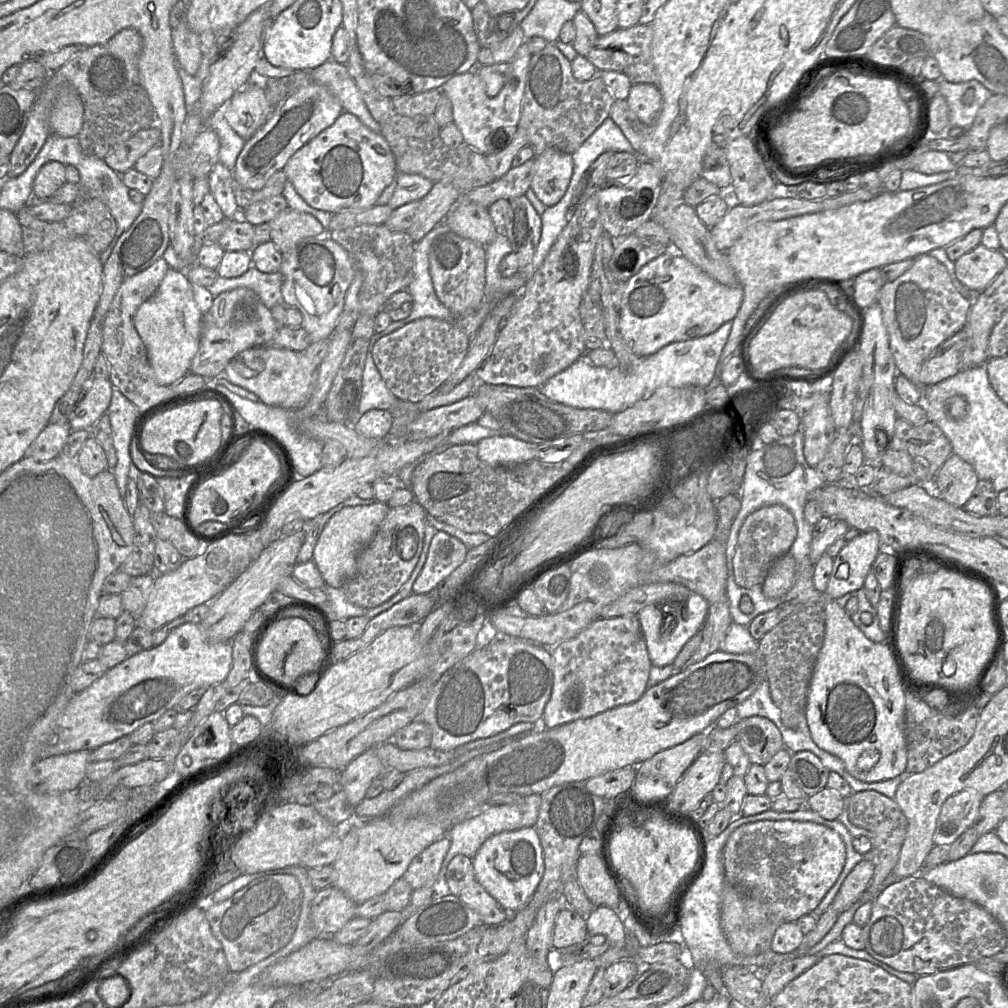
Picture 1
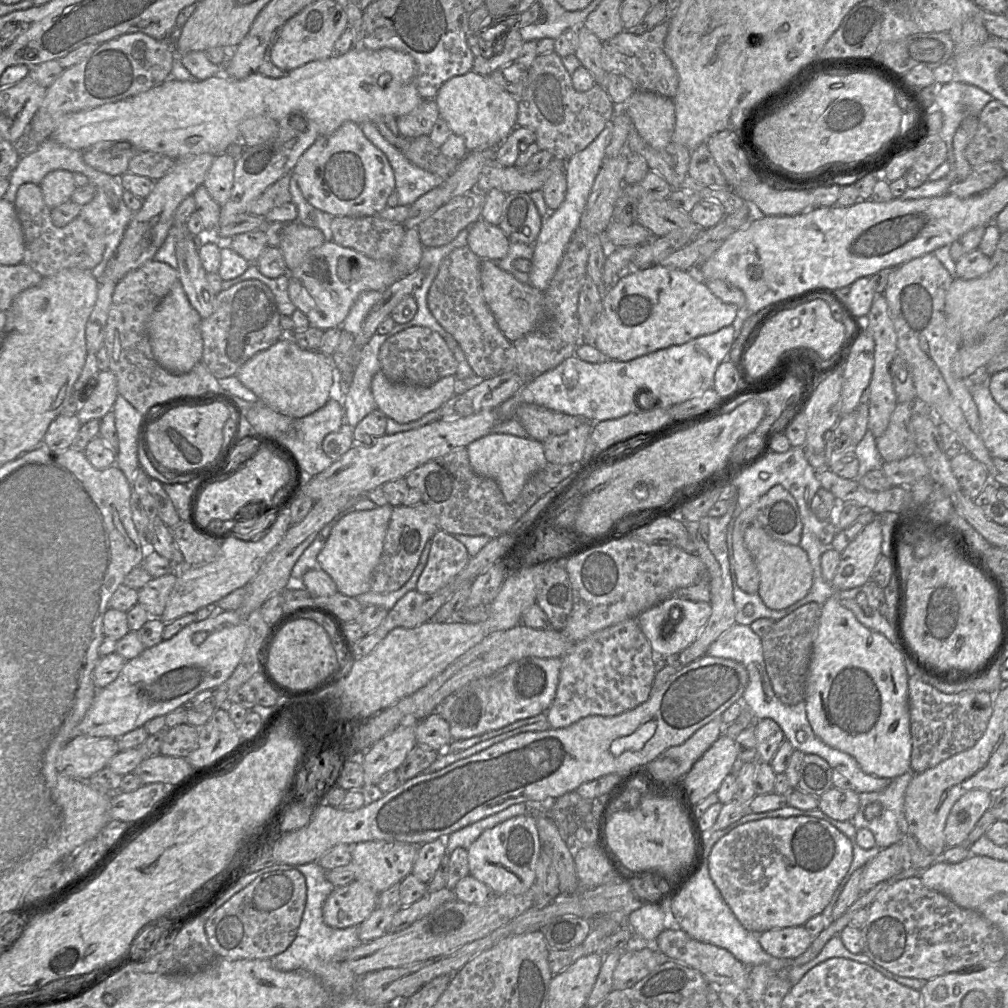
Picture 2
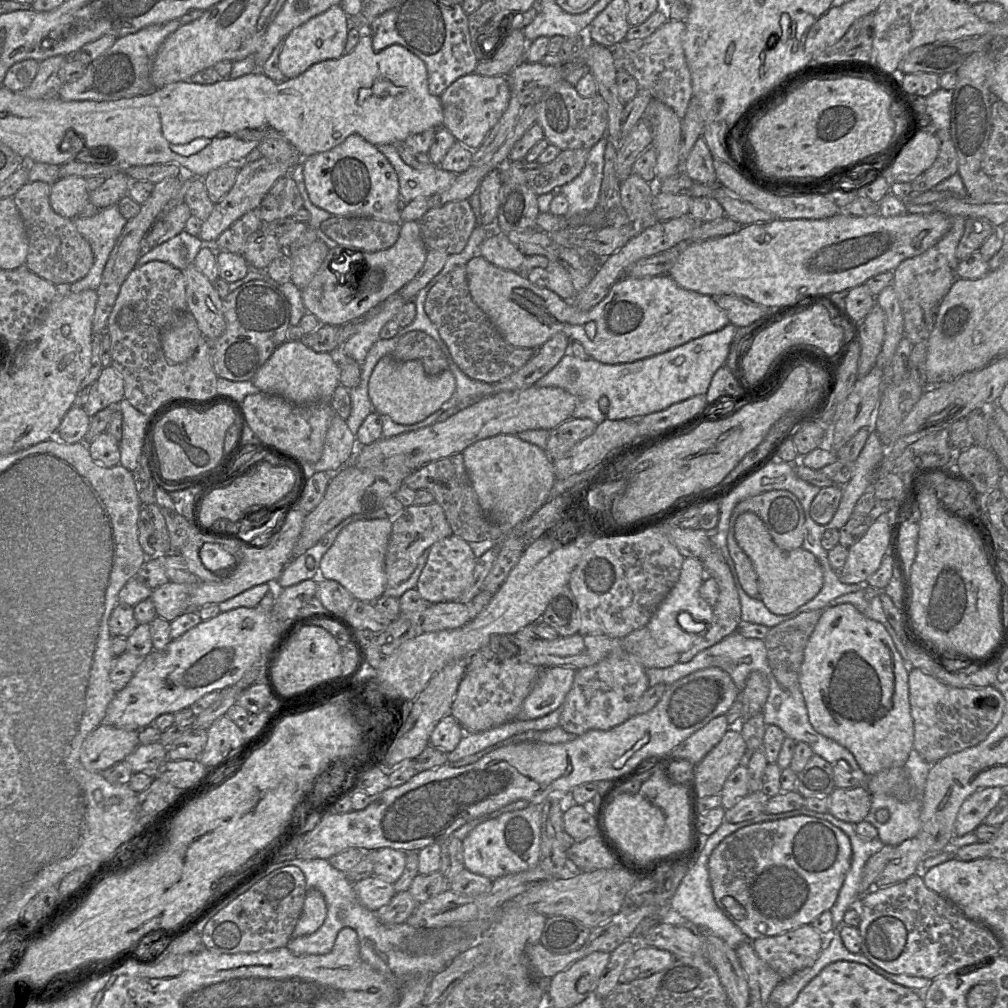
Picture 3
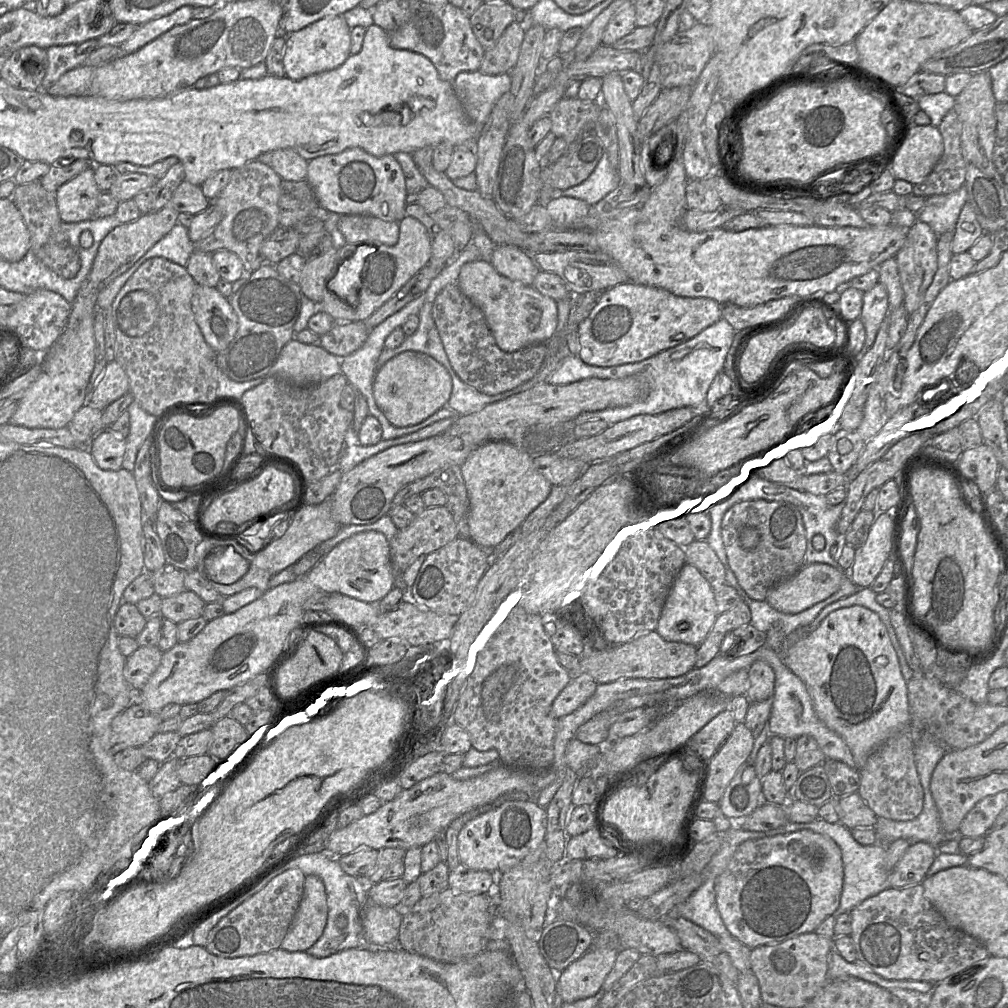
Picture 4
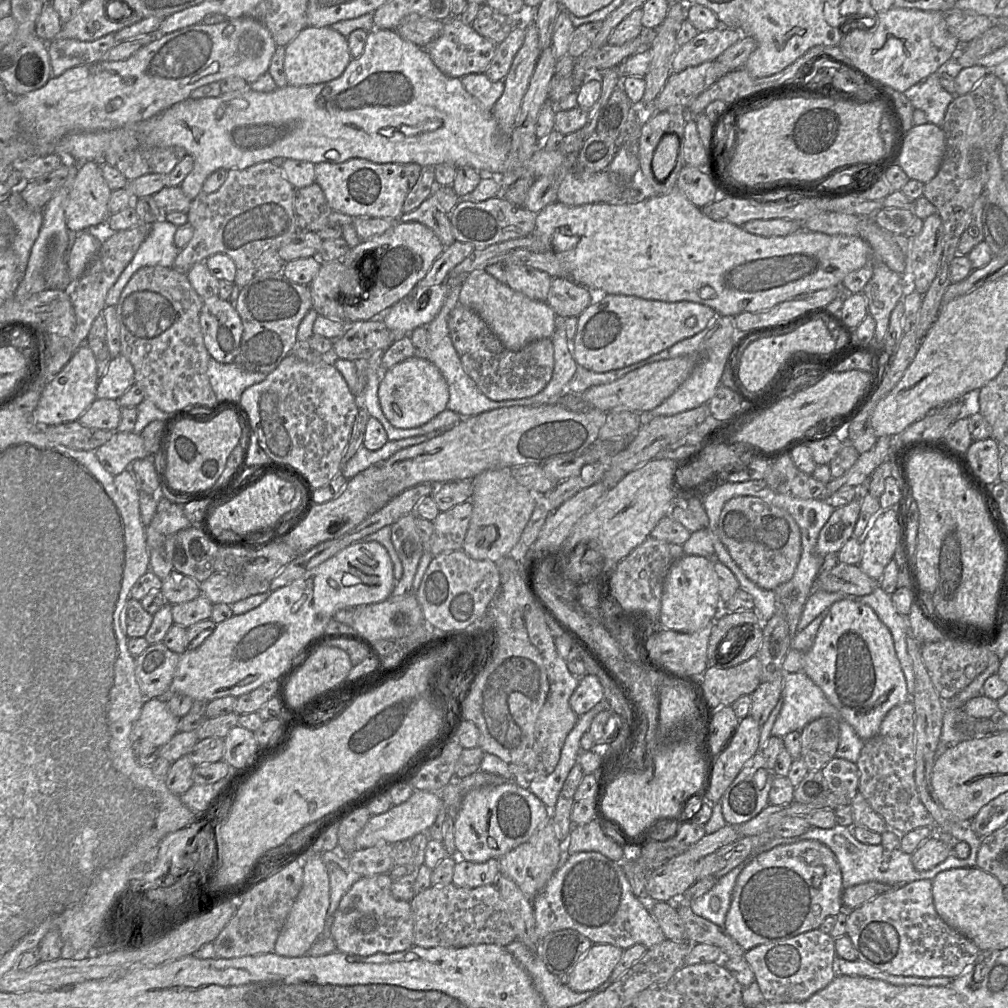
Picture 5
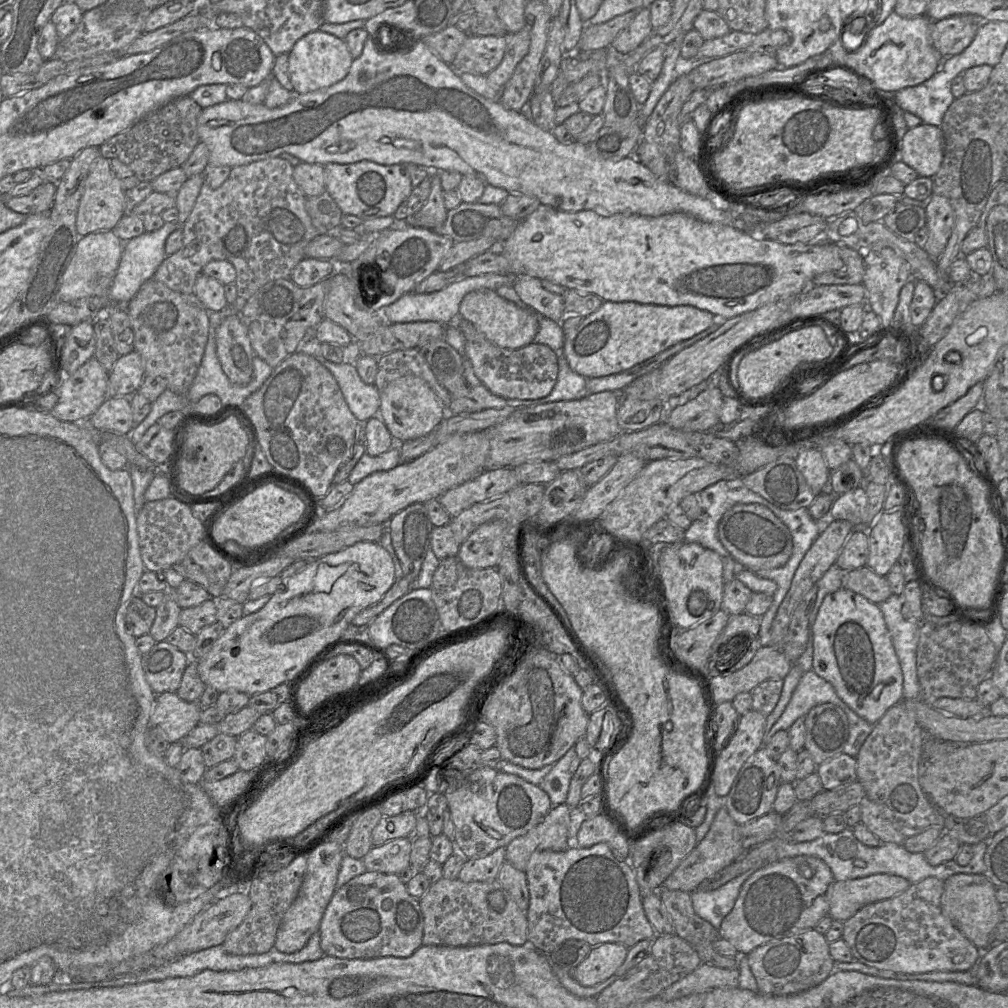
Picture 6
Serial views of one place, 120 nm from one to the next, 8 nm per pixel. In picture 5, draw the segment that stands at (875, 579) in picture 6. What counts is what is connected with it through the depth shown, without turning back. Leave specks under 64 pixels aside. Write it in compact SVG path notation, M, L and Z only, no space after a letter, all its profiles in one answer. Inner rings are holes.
M838 562L829 571L820 571L814 581L814 590L842 592L849 597L868 595L879 586L879 581L863 572L859 565Z

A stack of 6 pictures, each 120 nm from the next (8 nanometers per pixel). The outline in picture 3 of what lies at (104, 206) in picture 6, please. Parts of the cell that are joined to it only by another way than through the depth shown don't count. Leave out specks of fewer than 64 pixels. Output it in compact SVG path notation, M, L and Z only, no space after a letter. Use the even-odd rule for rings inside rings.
M85 177L59 178L50 188L50 204L60 216L75 219L89 200Z

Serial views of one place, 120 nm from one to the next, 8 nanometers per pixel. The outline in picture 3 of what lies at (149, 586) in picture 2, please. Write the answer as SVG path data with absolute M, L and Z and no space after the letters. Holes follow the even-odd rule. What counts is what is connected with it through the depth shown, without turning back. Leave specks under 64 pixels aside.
M169 581L168 583L153 589L150 599L152 600L155 606L157 615L169 622L172 622L174 619L183 614L185 611L197 611L189 610L190 598L192 597L192 595L193 595L192 585Z

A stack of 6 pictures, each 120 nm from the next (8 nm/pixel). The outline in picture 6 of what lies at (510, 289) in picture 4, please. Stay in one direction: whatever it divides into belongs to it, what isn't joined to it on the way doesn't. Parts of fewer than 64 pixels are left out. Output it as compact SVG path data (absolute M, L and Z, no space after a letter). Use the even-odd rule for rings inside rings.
M479 289L466 294L460 304L459 317L471 322L498 347L510 350L517 350L532 343L539 328L538 317L534 311L519 307L490 289Z

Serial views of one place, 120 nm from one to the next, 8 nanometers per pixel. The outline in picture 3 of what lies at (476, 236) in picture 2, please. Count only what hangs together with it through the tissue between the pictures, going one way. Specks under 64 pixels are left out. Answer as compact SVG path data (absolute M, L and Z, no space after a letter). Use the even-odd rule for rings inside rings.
M492 231L483 241L480 256L501 269L517 273L526 257L505 234L497 231Z

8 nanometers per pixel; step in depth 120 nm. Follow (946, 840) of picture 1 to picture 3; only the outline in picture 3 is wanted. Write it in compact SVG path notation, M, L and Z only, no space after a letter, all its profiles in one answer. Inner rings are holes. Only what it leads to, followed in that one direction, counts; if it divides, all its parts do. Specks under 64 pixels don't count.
M999 787L984 788L974 792L961 805L954 824L954 835L974 833L990 811L1006 795L1007 790Z

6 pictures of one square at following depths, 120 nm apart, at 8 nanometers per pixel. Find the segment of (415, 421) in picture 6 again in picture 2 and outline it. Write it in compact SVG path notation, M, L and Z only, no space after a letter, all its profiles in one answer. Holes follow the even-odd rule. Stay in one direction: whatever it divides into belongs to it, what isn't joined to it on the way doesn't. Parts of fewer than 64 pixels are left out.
M382 370L372 378L371 392L377 404L377 409L388 418L398 423L408 423L420 419L425 414L439 409L454 394L455 376L446 376L430 386L394 383L389 380Z

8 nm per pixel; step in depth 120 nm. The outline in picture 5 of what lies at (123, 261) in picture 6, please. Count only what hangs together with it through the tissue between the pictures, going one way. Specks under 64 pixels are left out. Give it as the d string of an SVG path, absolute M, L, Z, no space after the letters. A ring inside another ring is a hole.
M164 218L151 225L148 236L109 290L105 299L105 306L116 306L123 289L140 268L146 266L173 266L181 250L174 243L176 230L177 226Z

